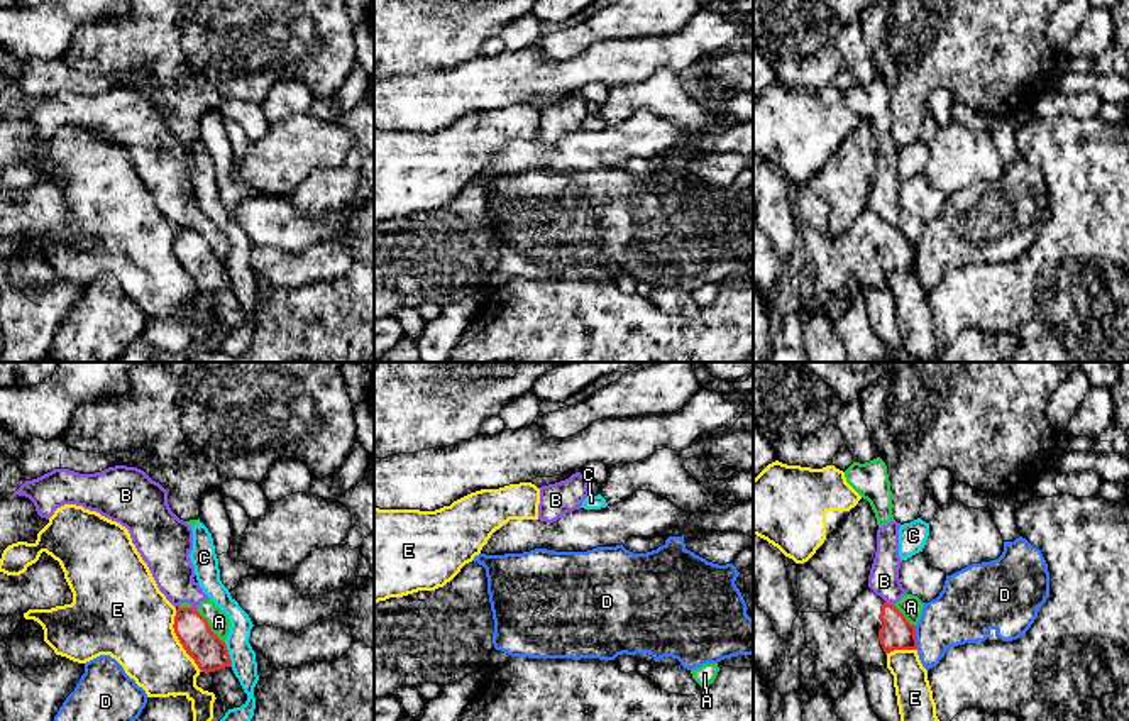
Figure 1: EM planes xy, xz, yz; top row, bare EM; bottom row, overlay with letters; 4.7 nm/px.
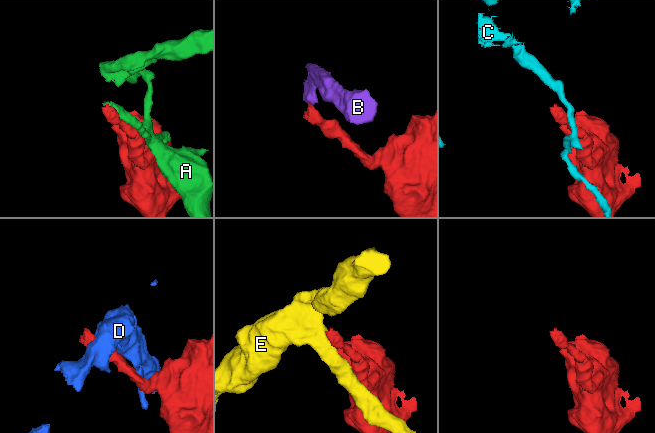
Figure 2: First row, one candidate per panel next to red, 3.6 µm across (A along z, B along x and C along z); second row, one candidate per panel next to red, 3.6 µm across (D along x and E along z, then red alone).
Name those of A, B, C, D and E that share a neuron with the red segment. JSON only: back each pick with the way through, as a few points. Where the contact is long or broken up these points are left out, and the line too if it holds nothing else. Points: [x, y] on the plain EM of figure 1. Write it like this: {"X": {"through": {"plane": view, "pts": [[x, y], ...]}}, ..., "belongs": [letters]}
{"belongs": []}

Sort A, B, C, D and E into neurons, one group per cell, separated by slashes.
A B / C / D / E

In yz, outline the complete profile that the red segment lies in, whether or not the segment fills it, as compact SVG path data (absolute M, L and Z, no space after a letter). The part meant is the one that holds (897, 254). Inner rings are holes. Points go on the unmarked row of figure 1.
M807 184L797 195L799 237L804 244L806 266L812 271L816 300L836 322L848 308L851 288L860 288L865 298L870 288L887 288L887 276L894 271L917 271L916 247L894 227L867 208L853 225L840 235L829 232L829 206Z

